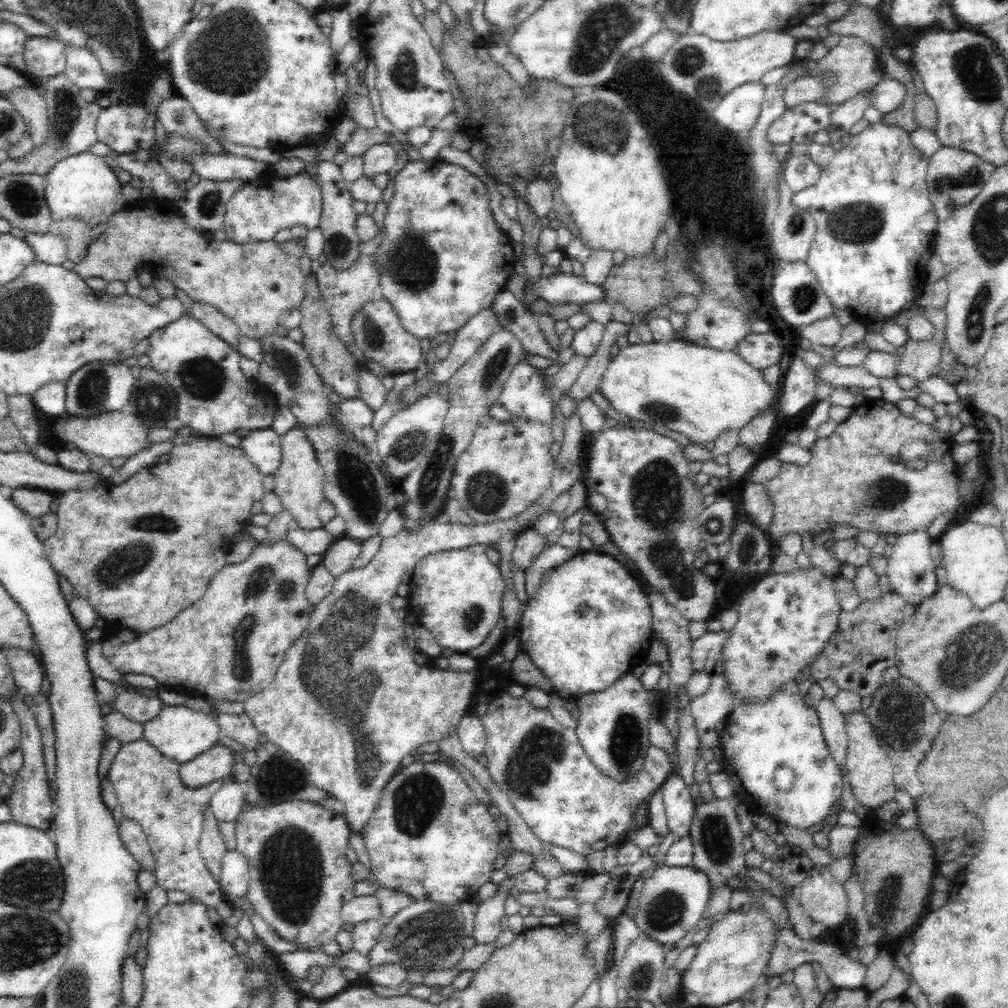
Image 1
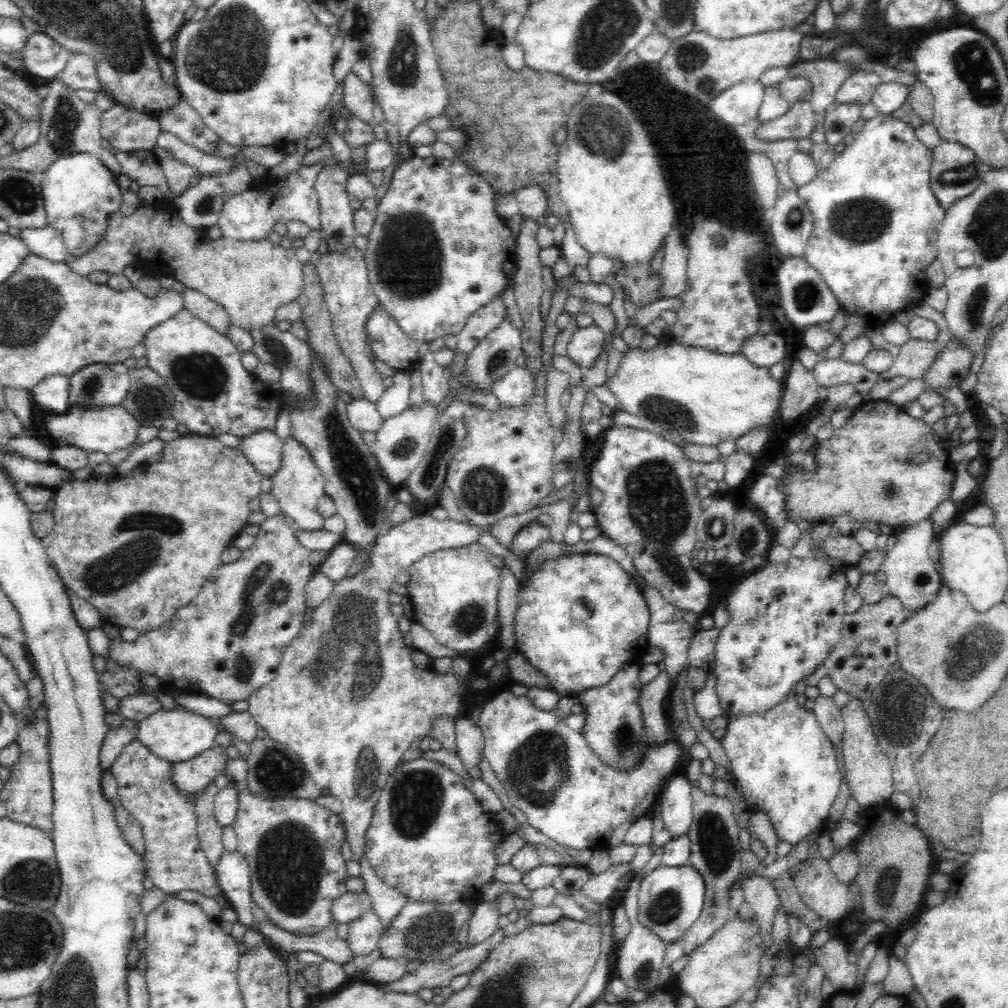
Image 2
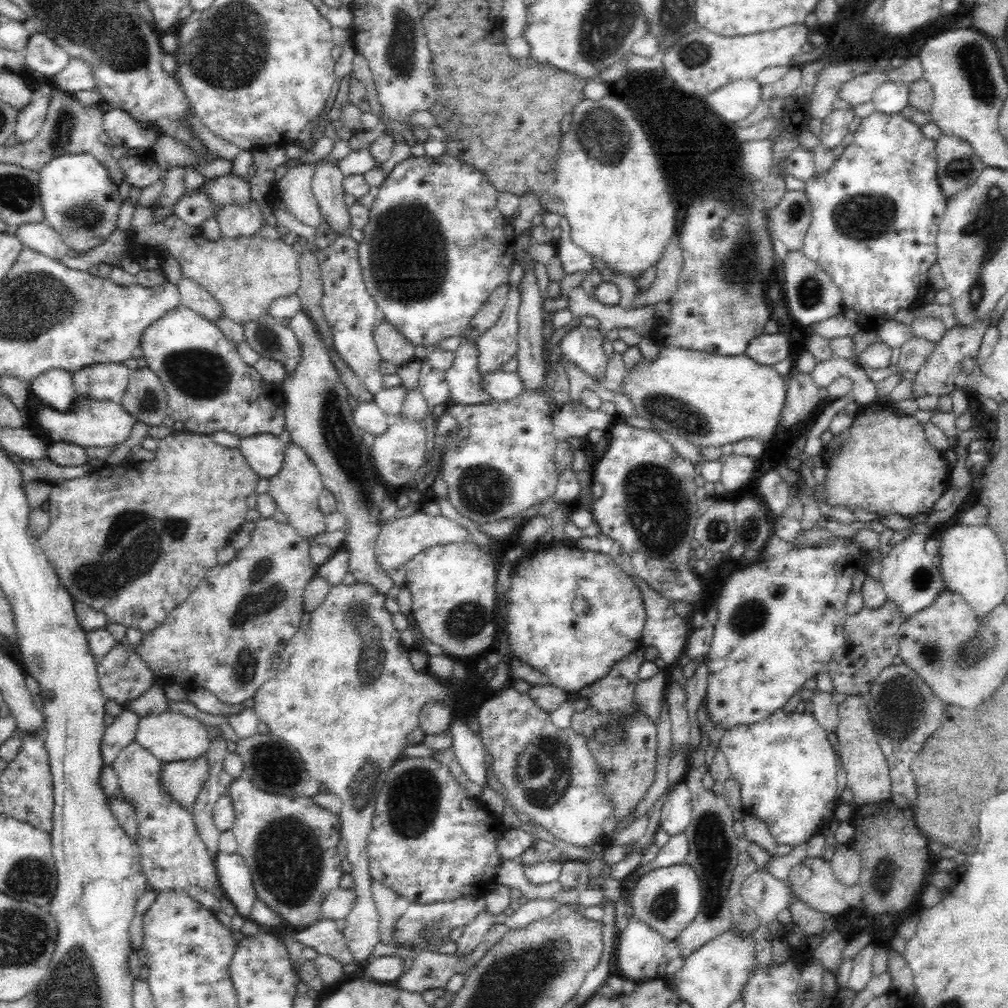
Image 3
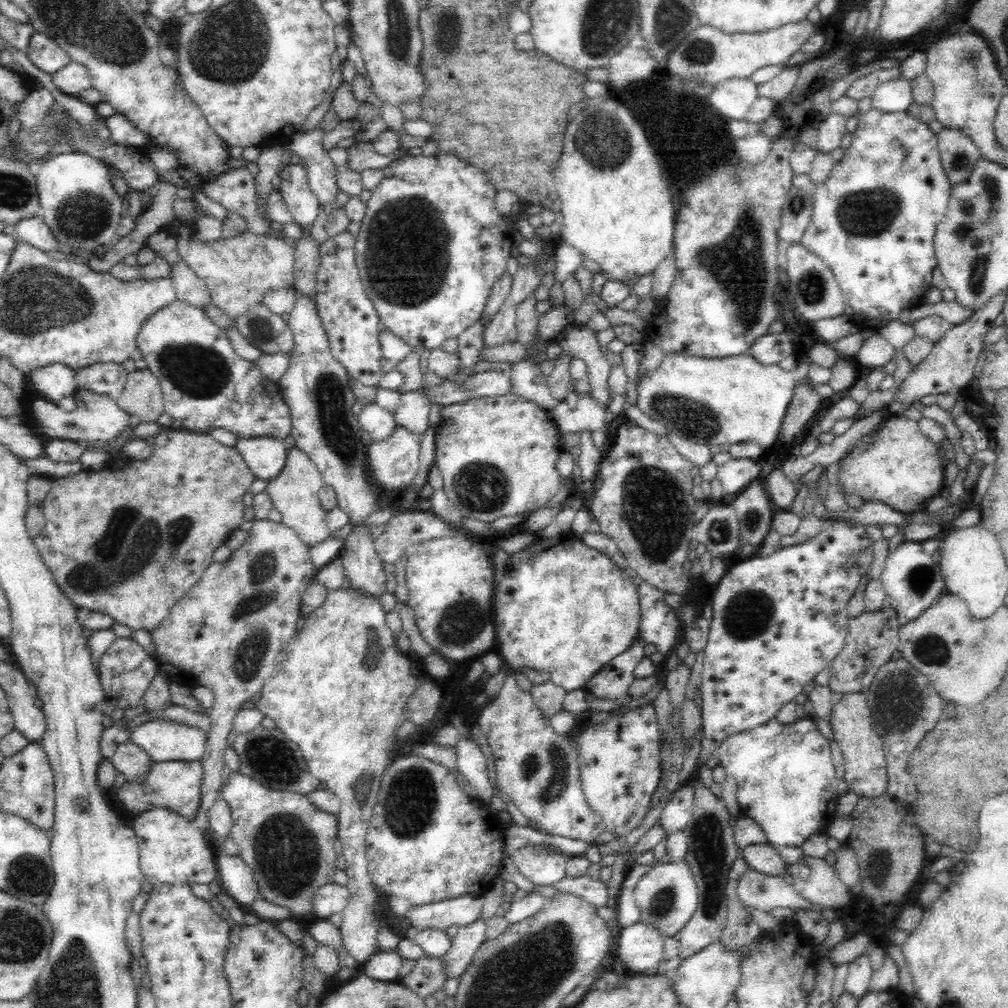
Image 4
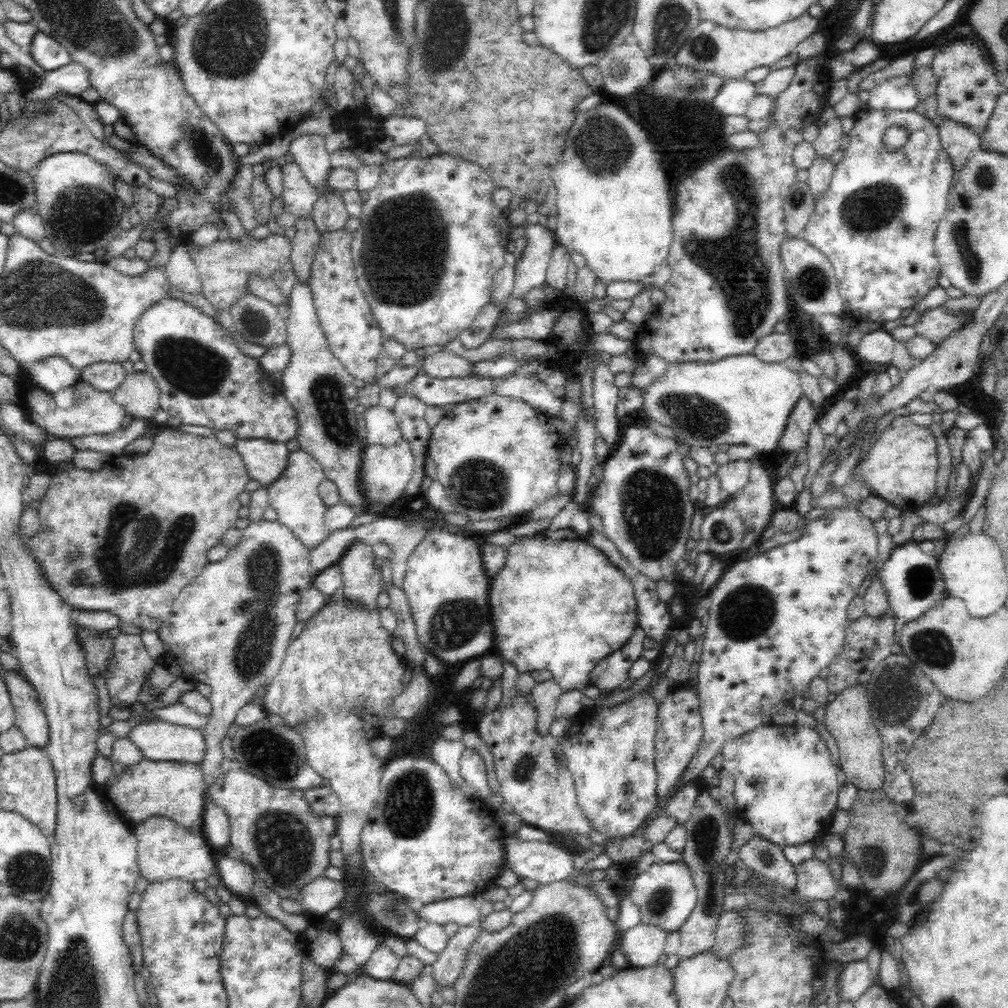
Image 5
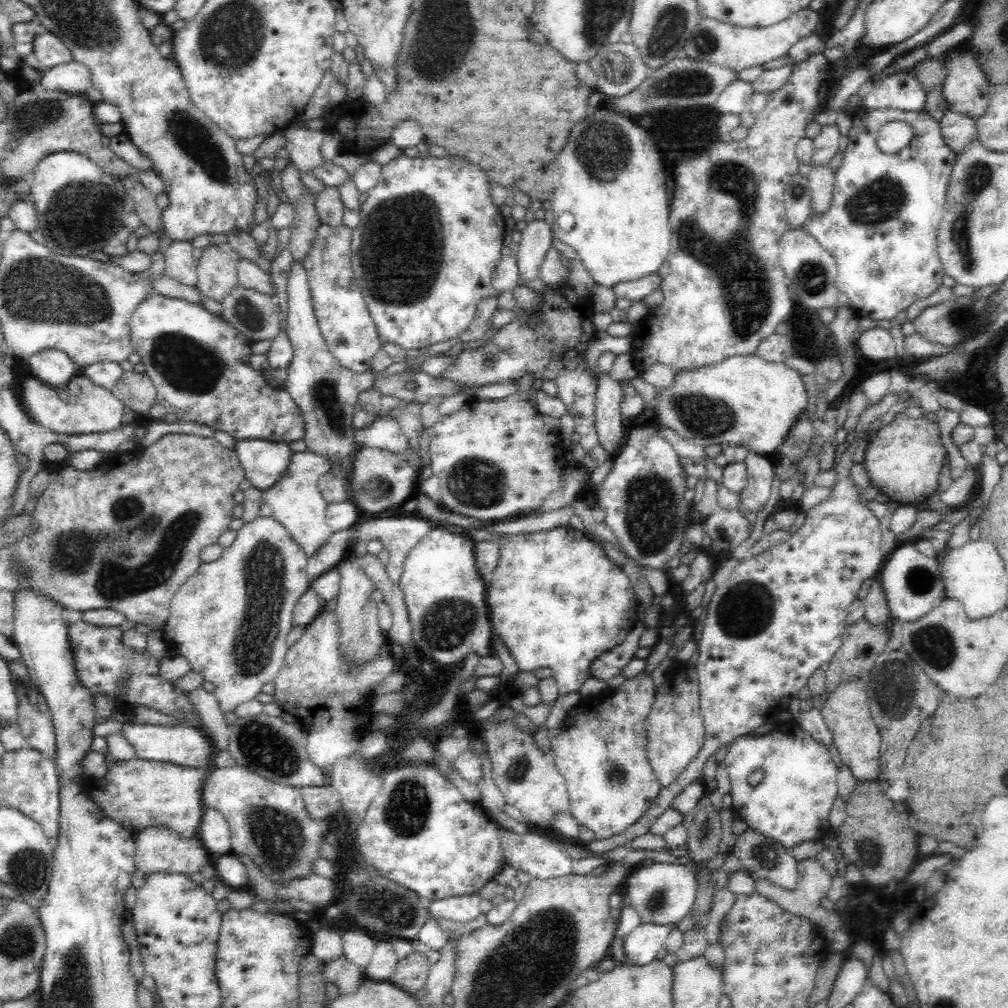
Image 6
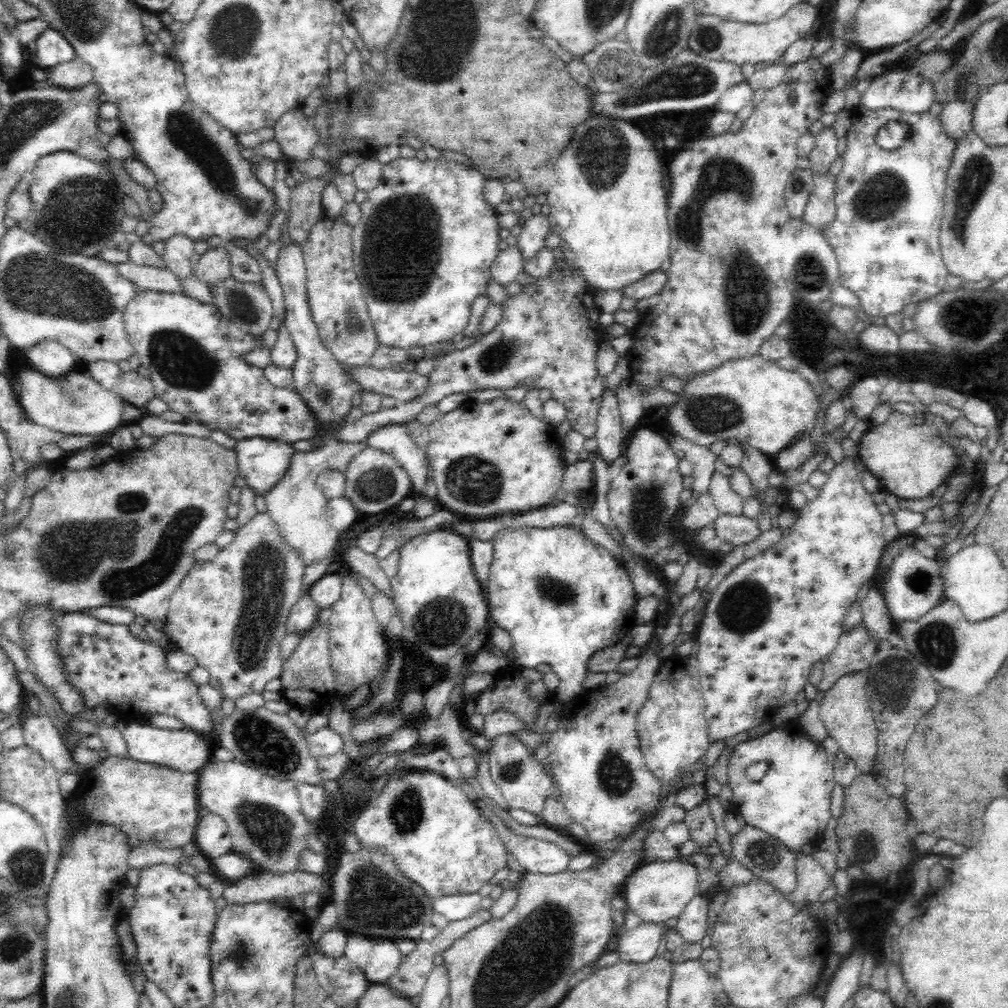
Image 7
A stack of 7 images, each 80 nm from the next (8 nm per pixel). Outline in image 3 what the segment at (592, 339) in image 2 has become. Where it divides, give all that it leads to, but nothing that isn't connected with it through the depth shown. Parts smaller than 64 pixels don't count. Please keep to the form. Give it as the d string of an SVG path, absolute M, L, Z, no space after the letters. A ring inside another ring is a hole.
M578 325L567 332L559 342L563 358L581 368L594 381L604 378L608 360L602 347L602 335L598 327Z

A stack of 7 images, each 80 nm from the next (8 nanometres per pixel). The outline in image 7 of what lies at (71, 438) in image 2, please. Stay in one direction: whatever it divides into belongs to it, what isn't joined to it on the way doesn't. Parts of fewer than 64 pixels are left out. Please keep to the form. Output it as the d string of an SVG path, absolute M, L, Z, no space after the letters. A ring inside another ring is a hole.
M30 364L22 367L12 377L10 384L16 393L18 404L28 420L56 432L74 435L112 434L115 428L124 425L122 406L124 400L113 390L106 390L96 382L87 370L75 368L64 376L46 376Z

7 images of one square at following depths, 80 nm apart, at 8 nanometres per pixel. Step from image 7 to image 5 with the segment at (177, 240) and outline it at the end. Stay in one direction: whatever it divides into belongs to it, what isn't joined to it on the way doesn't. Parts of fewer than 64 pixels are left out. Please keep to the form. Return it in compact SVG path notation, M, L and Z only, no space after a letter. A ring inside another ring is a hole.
M182 243L170 252L164 267L168 282L184 294L200 294L202 279L195 262L191 260L187 243Z

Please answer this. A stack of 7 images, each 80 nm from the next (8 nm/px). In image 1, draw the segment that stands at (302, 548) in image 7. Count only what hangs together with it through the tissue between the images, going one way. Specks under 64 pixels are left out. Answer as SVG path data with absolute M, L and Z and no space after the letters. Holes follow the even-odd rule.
M296 426L292 430L286 431L281 436L282 462L278 470L273 474L273 491L280 497L283 508L289 512L294 521L302 529L314 530L322 528L324 525L318 519L319 502L325 499L323 493L324 471L322 465L316 459L314 447L310 439L306 437L304 429Z

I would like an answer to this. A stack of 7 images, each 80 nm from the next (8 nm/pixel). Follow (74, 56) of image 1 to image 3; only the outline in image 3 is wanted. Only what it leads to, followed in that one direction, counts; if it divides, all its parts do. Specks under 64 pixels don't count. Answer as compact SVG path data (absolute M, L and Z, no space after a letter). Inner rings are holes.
M71 57L68 65L50 79L52 85L70 94L83 90L95 90L94 74L92 73L91 65L86 60L82 60L82 58Z

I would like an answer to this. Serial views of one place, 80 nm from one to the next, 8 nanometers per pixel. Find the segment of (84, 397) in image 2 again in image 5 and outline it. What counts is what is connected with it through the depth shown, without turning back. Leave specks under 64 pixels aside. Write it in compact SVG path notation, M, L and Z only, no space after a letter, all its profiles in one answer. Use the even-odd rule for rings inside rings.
M95 362L85 366L79 373L80 379L89 382L96 390L112 393L124 382L127 372L120 363Z

